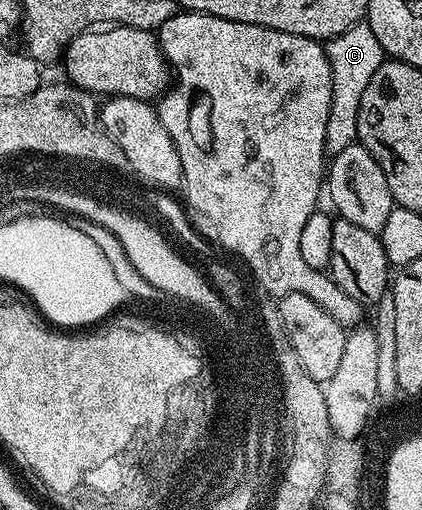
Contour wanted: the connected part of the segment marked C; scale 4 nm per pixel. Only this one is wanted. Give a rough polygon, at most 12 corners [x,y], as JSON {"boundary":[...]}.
{"boundary":[[369,24],[329,39],[326,152],[358,142],[360,100],[384,61]]}

